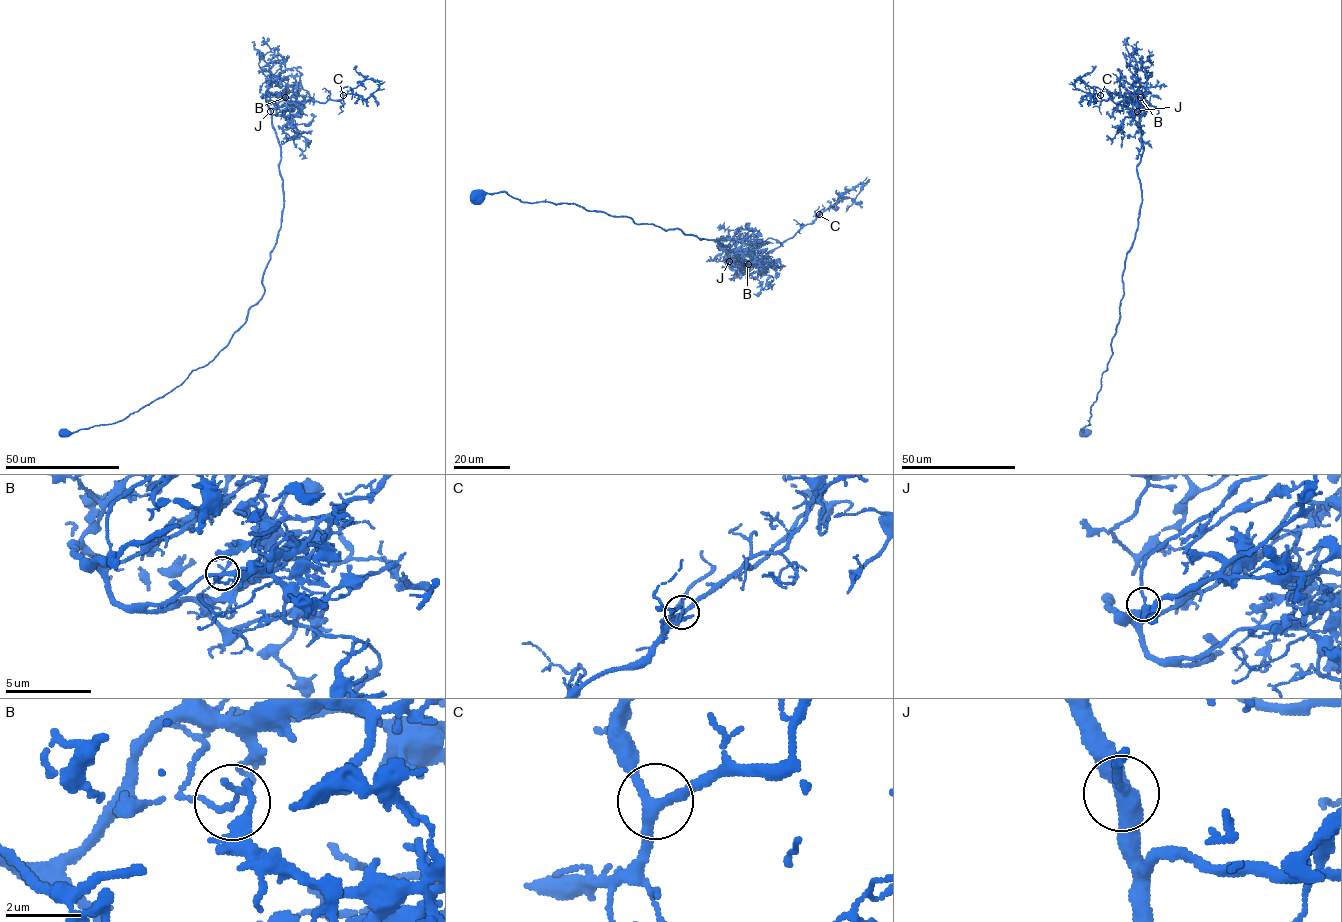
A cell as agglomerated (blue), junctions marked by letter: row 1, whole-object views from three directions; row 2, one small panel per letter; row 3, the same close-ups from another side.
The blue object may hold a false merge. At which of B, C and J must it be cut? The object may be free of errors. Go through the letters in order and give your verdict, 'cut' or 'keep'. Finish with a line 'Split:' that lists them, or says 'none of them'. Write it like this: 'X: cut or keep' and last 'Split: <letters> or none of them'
B: cut
C: keep
J: keep
Split: B

